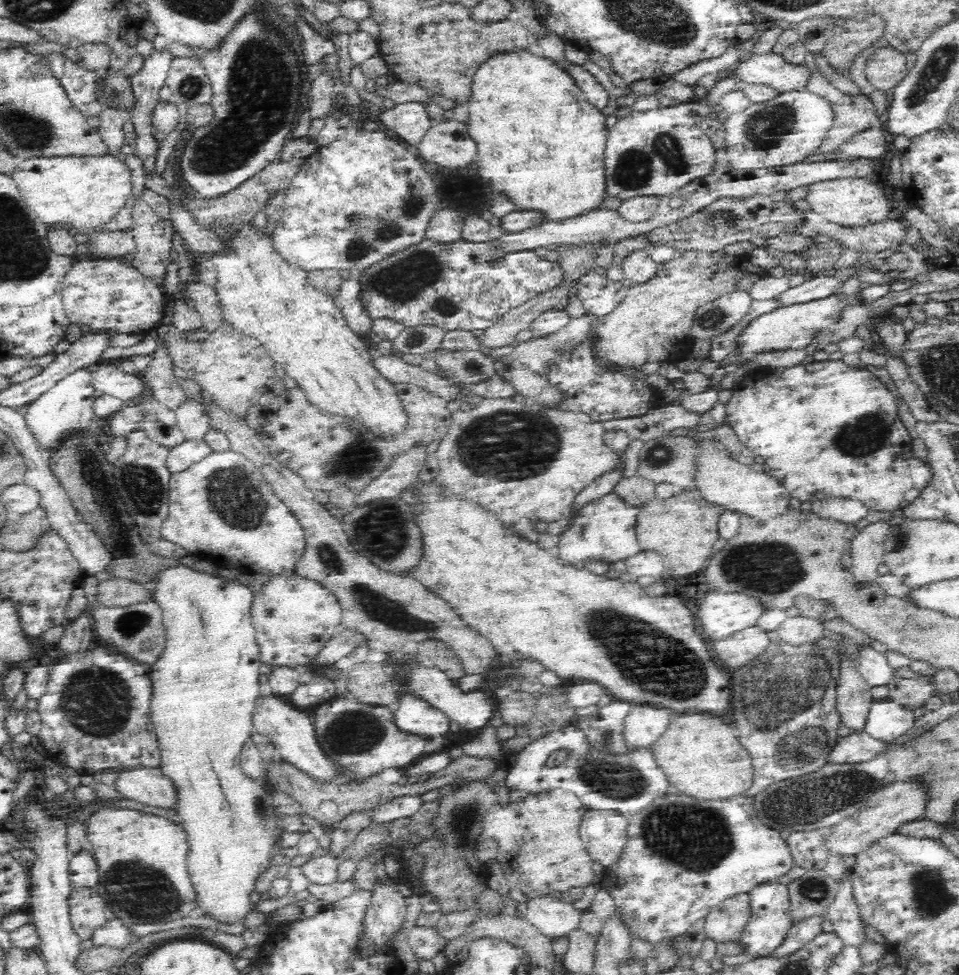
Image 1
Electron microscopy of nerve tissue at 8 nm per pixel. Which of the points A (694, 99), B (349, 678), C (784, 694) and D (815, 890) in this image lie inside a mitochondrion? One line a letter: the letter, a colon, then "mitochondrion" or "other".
A: other
B: other
C: mitochondrion
D: mitochondrion

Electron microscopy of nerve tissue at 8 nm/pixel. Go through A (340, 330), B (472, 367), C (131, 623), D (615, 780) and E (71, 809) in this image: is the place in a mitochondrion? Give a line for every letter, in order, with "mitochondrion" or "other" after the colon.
A: other
B: mitochondrion
C: mitochondrion
D: mitochondrion
E: other

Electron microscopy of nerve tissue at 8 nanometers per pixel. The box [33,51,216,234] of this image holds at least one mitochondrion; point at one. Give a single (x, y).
(191, 88)

